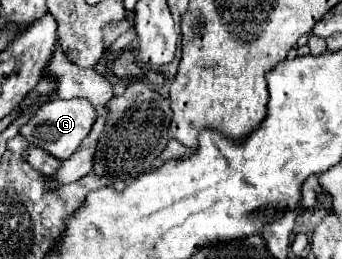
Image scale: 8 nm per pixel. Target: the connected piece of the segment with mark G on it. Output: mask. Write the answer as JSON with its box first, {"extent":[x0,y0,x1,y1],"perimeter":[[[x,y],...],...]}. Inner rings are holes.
{"extent":[20,99,96,159],"perimeter":[[[52,99],[46,105],[42,105],[36,115],[20,129],[20,133],[30,141],[30,145],[46,149],[50,155],[58,159],[68,159],[82,143],[82,139],[90,133],[92,125],[96,121],[96,109],[86,99]]]}

